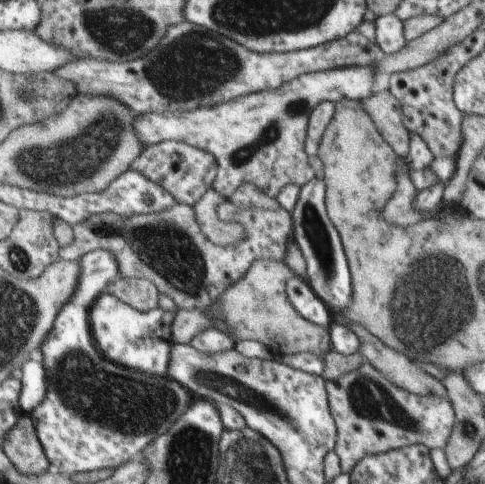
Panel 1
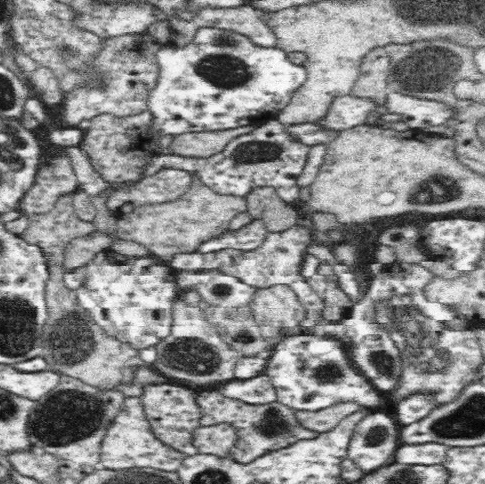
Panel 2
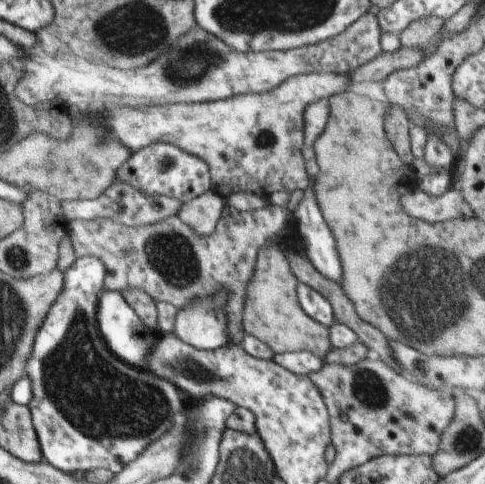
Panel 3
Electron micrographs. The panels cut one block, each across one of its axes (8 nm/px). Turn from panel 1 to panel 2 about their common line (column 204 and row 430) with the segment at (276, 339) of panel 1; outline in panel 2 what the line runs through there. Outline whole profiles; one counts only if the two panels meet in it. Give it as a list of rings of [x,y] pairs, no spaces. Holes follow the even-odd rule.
[[[340,404],[334,408],[326,408],[326,412],[298,412],[296,416],[300,420],[300,426],[316,434],[328,434],[352,414],[360,414],[360,408],[356,404]]]

